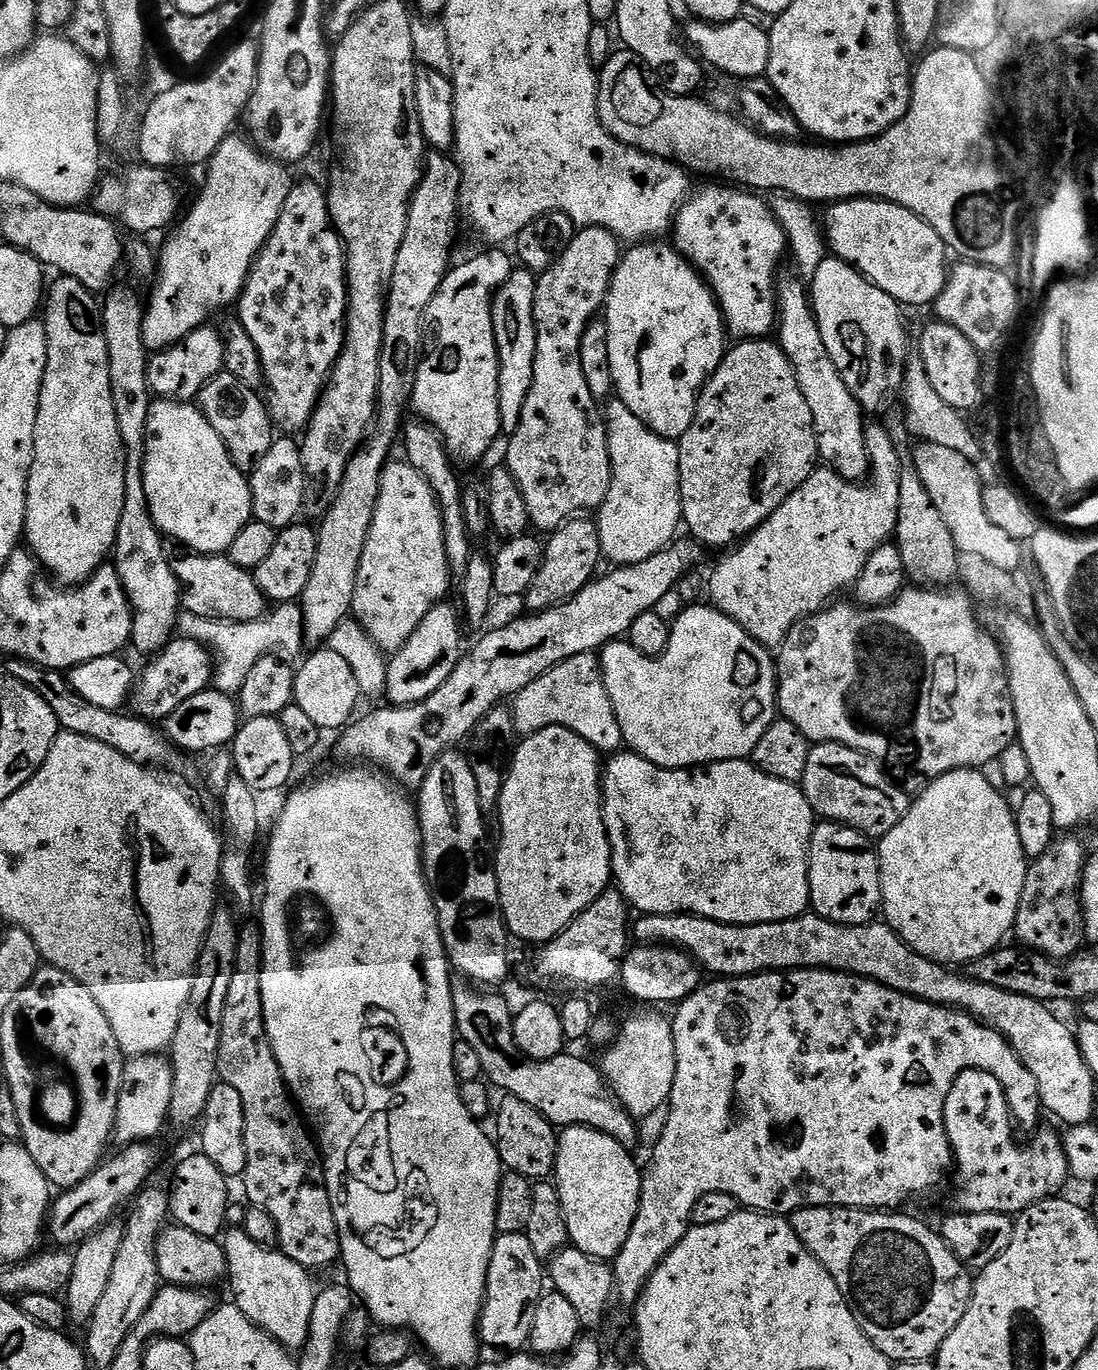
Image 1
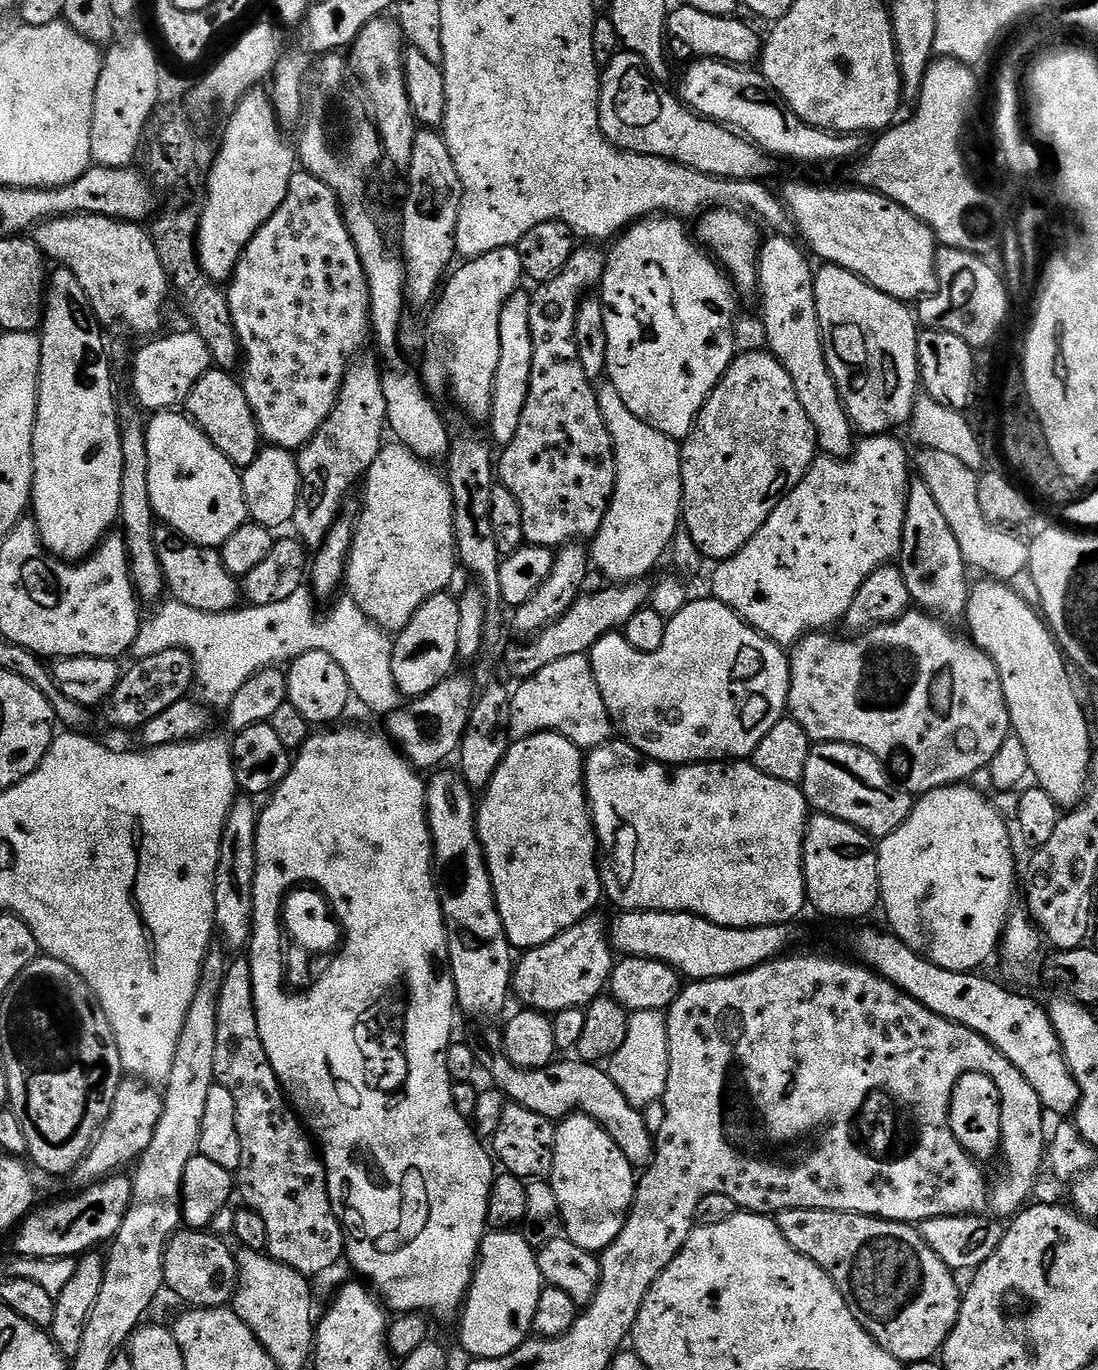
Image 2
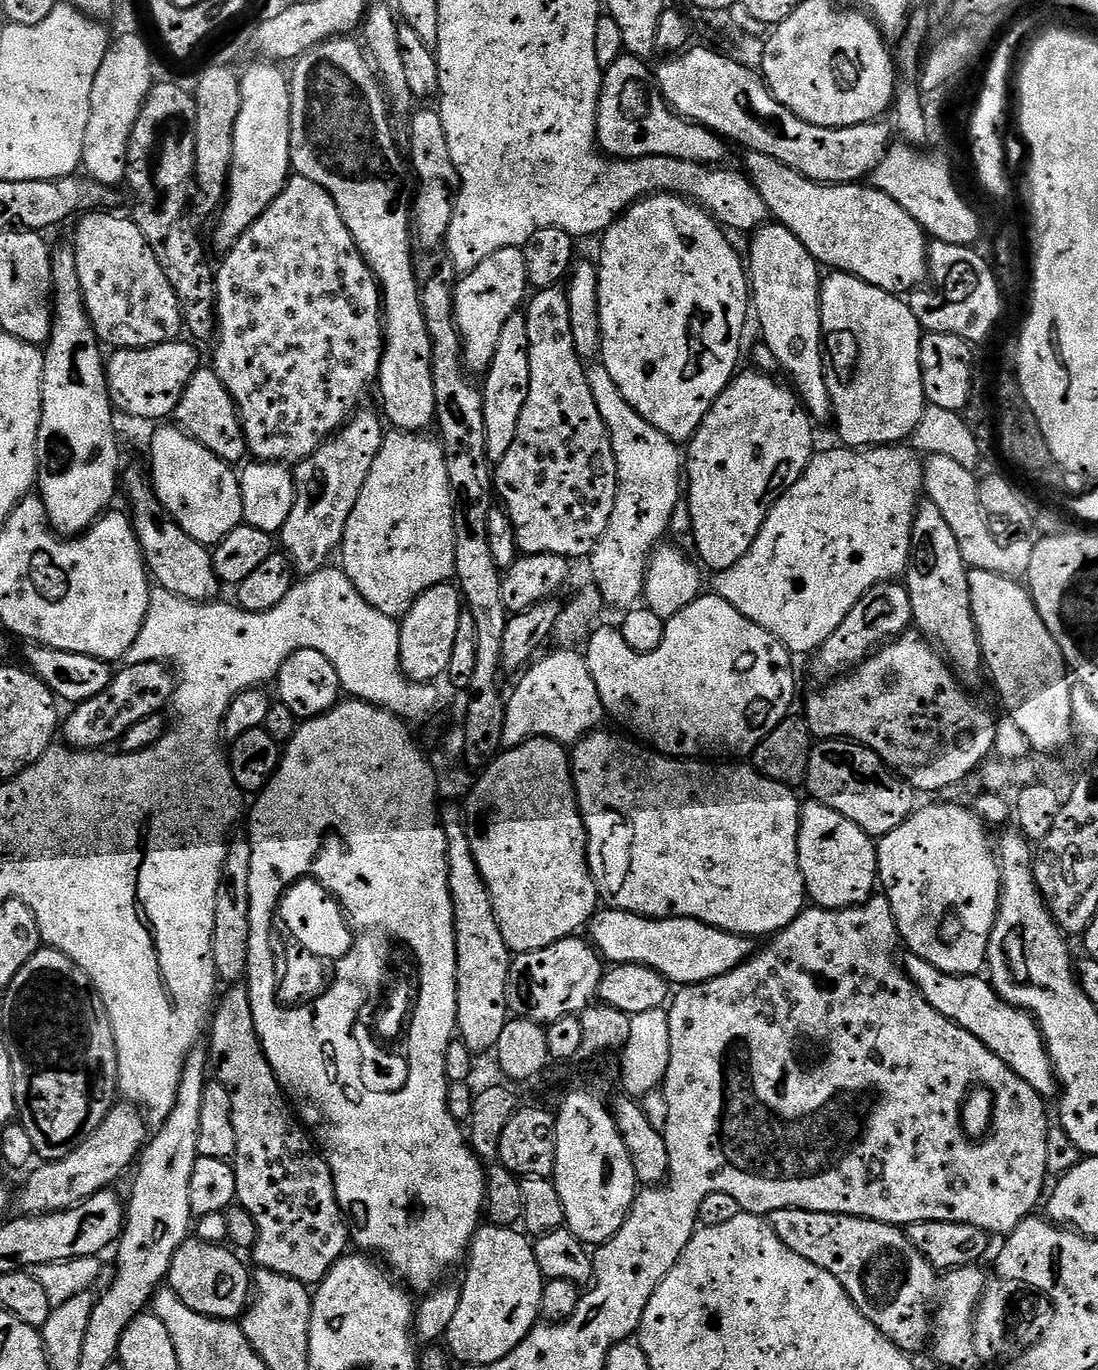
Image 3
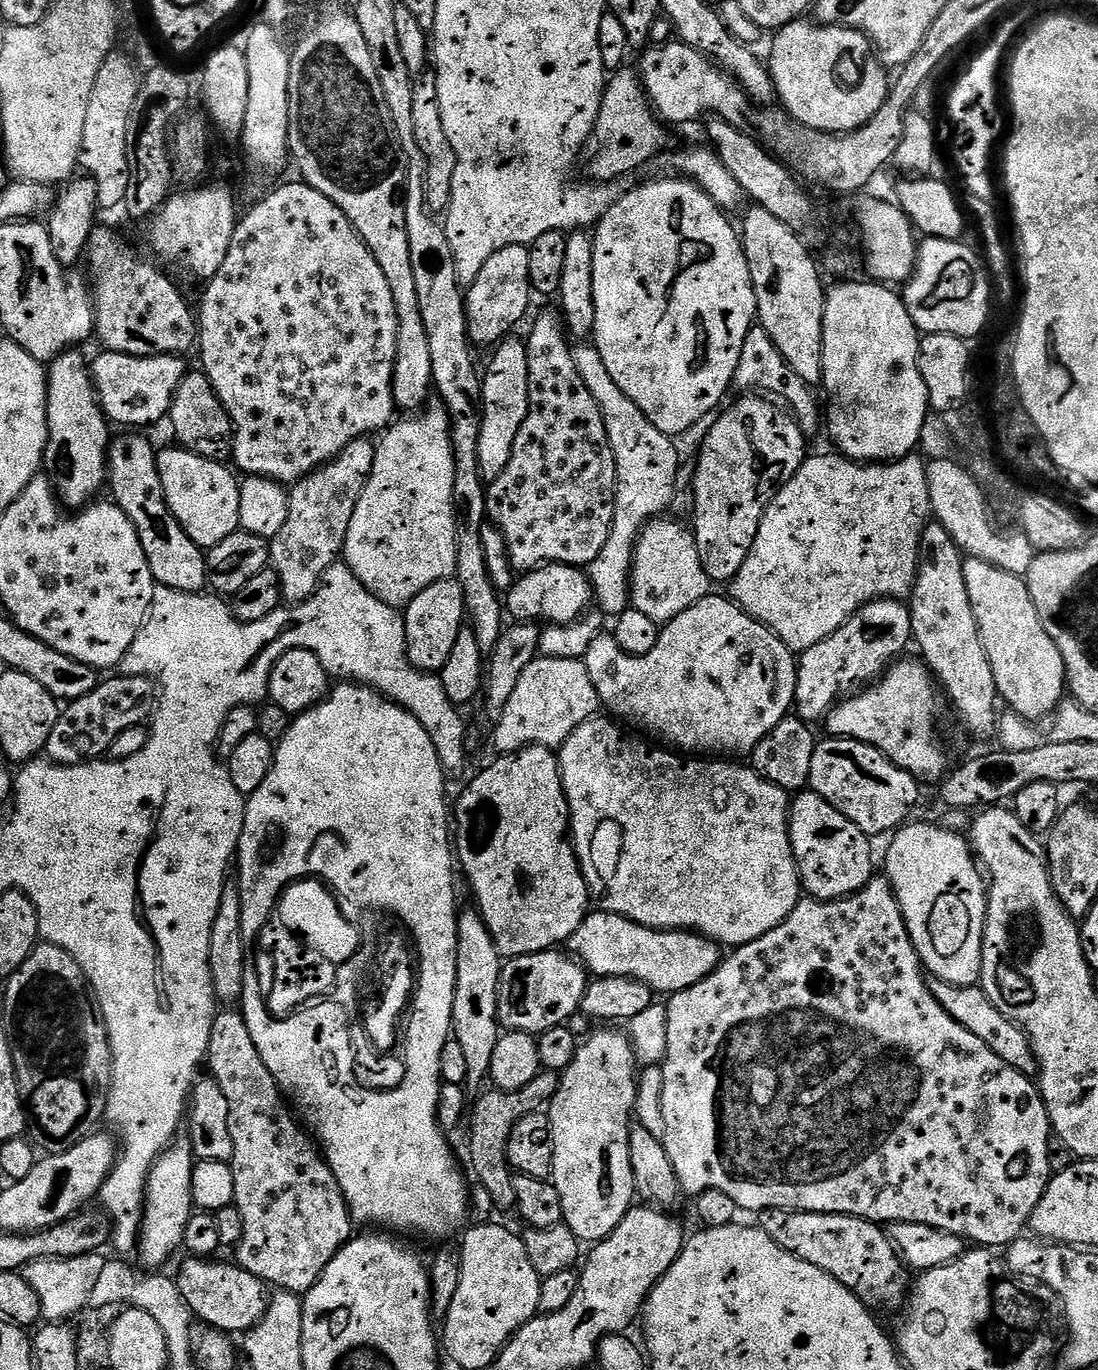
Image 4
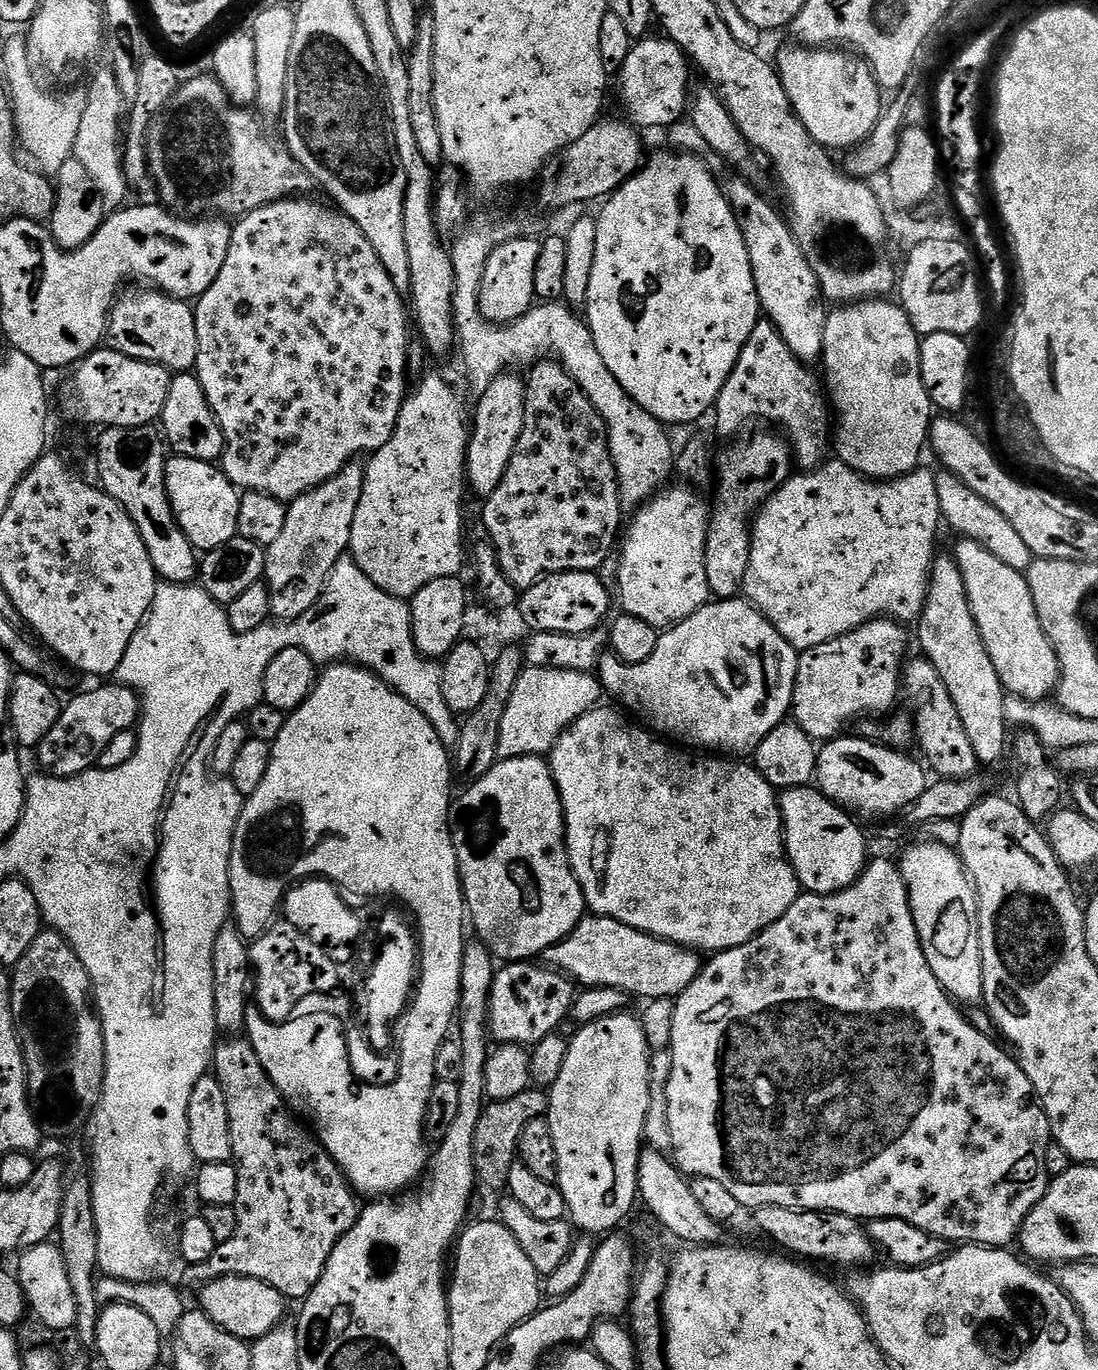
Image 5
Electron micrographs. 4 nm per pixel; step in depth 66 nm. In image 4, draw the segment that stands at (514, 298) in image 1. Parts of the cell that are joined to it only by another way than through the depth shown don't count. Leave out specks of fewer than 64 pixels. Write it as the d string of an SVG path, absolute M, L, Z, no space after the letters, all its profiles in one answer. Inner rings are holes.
M516 334L495 345L492 361L482 372L482 398L480 417L482 434L478 434L478 466L486 482L494 481L498 474L510 466L510 454L514 454L514 441L522 422L526 422L526 410L530 410L530 370L528 369L528 345Z

